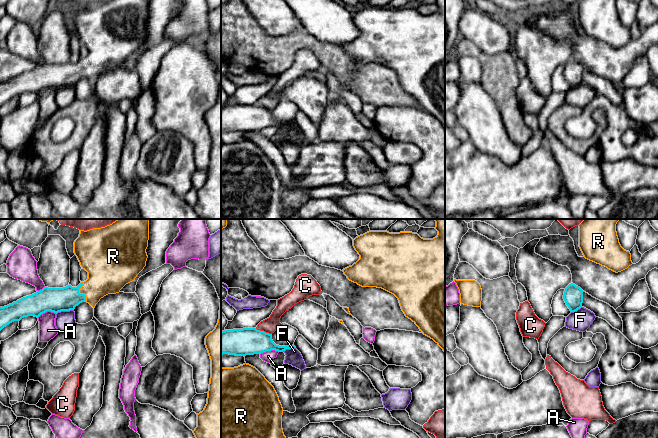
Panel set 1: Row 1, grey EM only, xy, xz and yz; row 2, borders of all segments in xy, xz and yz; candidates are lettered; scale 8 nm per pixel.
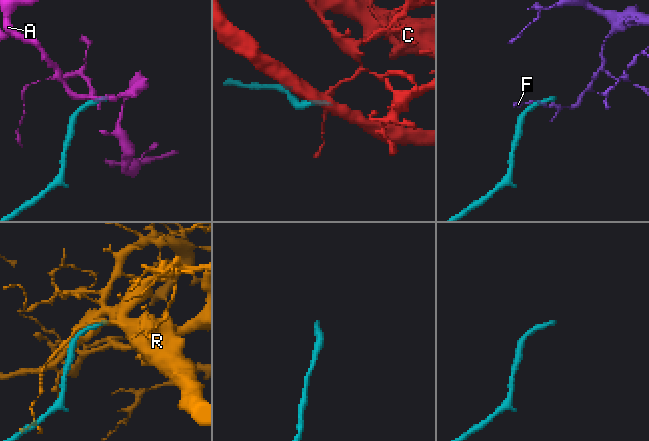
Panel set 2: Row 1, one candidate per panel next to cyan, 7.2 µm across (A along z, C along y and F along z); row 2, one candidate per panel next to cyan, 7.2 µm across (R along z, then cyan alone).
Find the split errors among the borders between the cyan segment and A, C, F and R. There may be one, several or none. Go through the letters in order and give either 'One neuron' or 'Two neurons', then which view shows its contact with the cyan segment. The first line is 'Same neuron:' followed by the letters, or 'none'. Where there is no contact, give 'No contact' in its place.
Same neuron: R
A: Two neurons. Touches cyan in xy
C: Two neurons. Touches cyan in xz
F: Two neurons. Touches cyan in xy
R: One neuron. Touches cyan in xy

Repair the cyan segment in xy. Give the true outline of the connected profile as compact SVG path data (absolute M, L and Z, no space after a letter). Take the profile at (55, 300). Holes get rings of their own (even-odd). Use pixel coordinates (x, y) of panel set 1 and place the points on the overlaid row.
M117 219L105 227L87 231L80 230L79 237L74 242L74 253L81 267L88 272L88 279L77 287L71 285L63 288L44 287L32 295L0 307L0 331L10 323L20 321L24 317L38 318L47 311L57 314L61 311L74 310L76 306L85 301L95 308L101 298L108 294L119 293L144 269L148 258L146 253L148 240L148 219Z

